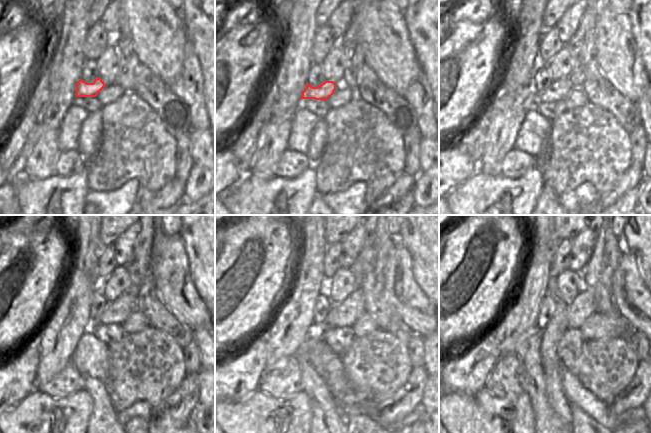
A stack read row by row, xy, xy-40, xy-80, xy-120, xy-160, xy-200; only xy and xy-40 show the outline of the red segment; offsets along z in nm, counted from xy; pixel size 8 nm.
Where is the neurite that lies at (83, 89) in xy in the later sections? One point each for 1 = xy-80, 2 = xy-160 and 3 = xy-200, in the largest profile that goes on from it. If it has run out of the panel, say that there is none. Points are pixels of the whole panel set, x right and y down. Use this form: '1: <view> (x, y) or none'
1: xy-80 (558, 90)
2: xy-160 (344, 314)
3: xy-200 (583, 305)

